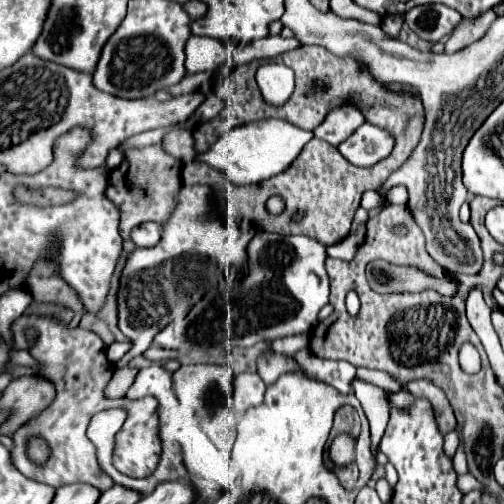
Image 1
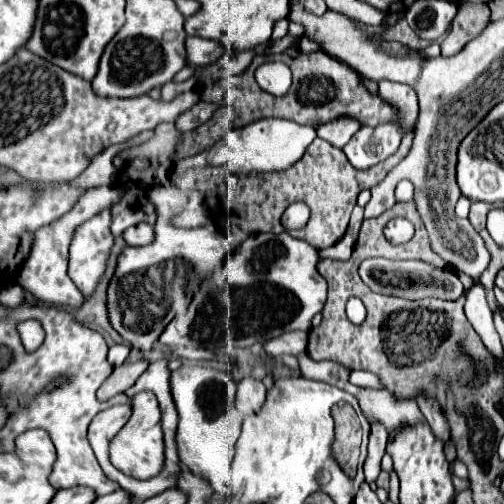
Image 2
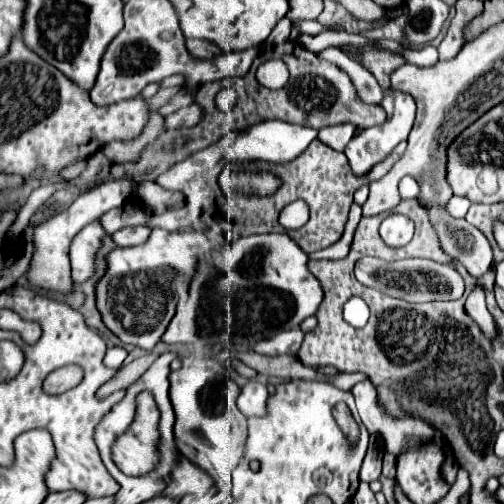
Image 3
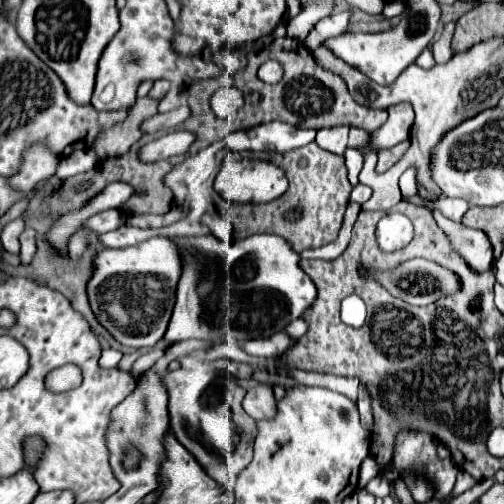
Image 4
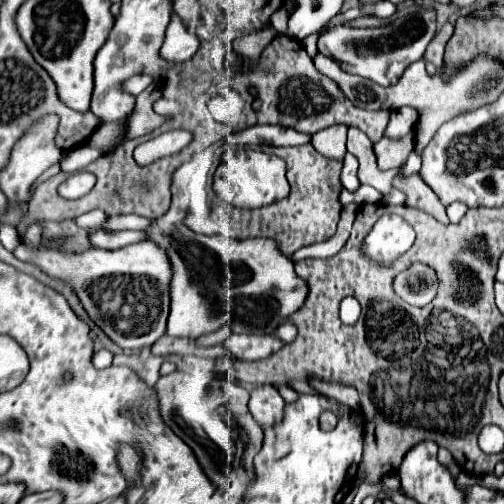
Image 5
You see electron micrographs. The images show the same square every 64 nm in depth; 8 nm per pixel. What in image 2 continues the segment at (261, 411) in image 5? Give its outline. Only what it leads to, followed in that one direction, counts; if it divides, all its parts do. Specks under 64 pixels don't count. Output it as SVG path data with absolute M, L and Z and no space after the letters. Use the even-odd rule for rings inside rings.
M244 378L238 382L238 392L236 392L236 408L244 414L254 414L262 408L266 400L266 388L260 380L256 378Z

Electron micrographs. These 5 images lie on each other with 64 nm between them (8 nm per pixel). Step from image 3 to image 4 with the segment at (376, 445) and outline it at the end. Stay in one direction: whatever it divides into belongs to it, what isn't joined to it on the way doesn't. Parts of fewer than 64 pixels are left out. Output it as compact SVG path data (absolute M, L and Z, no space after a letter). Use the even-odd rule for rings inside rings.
M368 456L368 458L362 462L362 466L360 466L360 486L366 486L366 482L368 482L370 478L374 478L374 476L378 476L378 466L376 466L376 462Z

